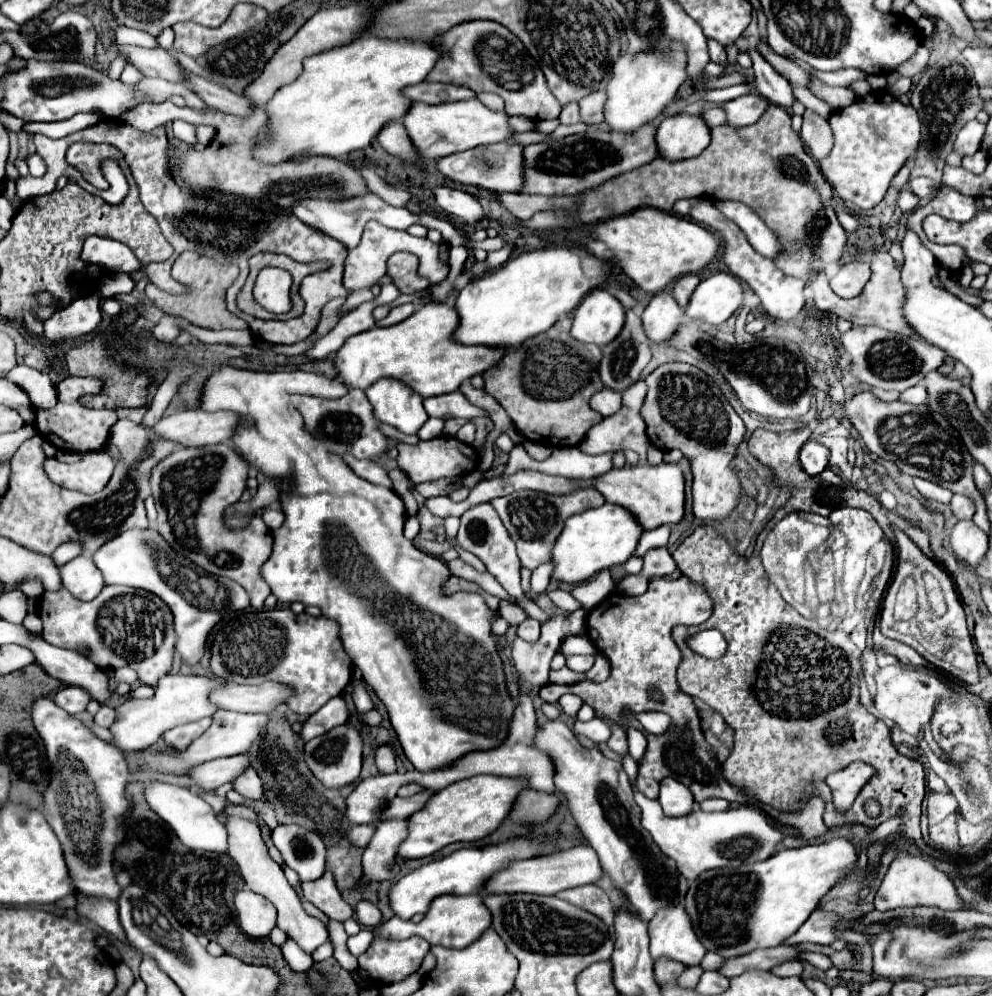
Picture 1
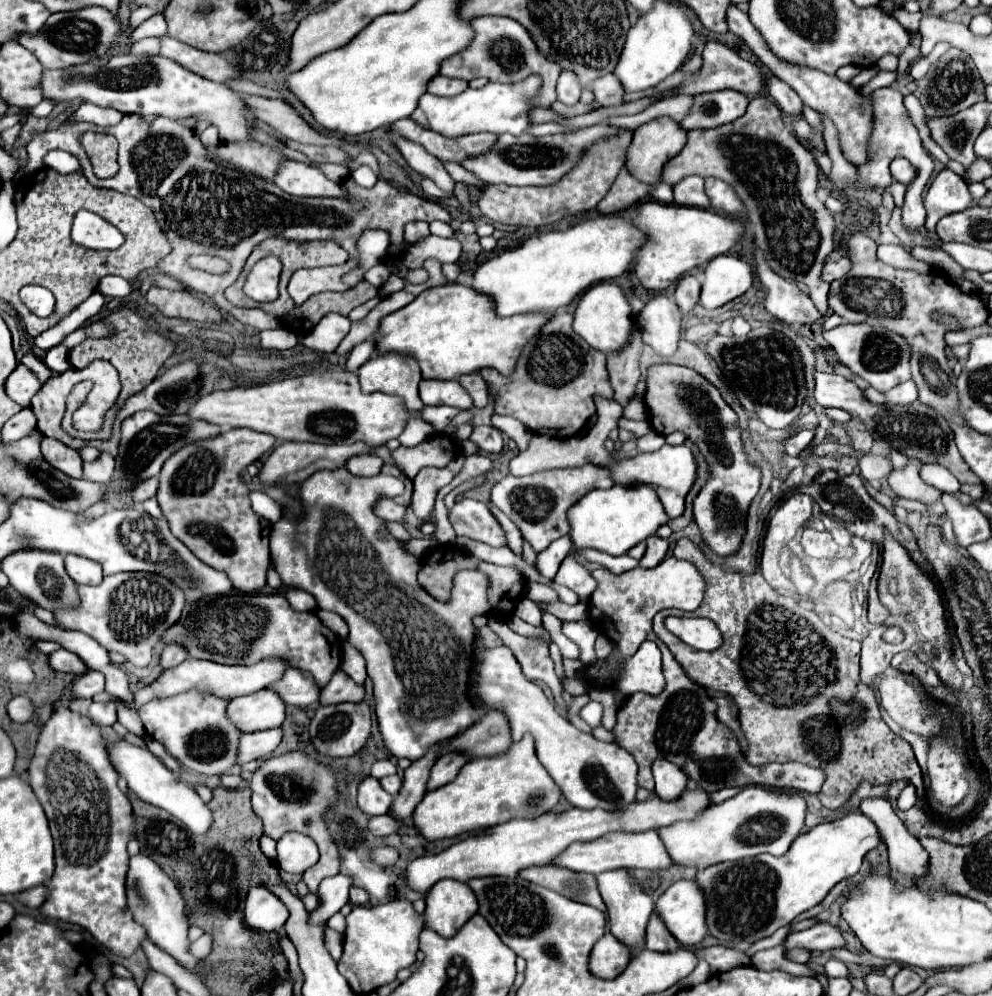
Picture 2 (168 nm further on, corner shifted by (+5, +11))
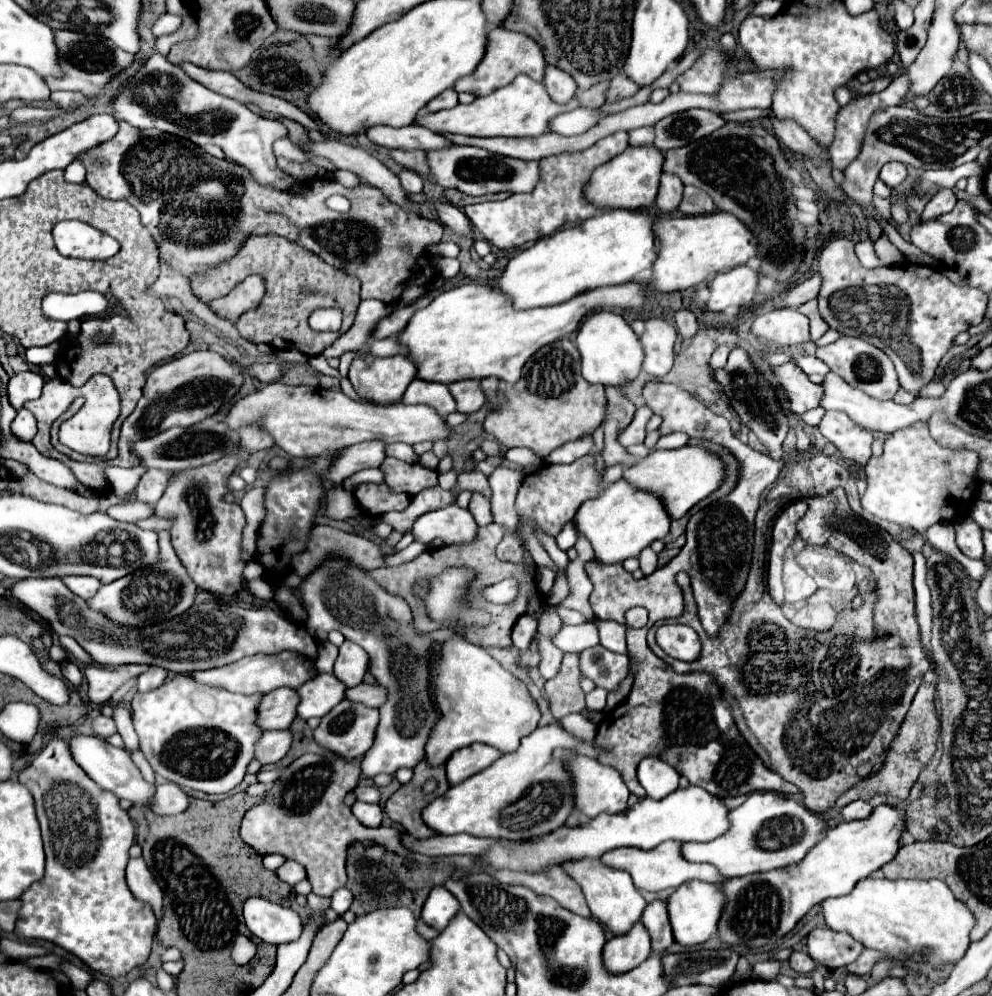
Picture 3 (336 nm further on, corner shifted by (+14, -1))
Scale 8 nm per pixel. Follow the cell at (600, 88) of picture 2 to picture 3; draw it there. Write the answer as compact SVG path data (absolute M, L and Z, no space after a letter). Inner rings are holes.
M619 74L617 78L611 80L611 88L607 92L607 102L615 102L627 96L633 96L641 86L637 86L635 82L629 82L629 78L625 78L625 74Z

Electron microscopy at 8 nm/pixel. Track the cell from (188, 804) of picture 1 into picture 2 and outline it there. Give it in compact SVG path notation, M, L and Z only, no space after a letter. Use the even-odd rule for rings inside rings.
M120 740L120 742L114 742L114 744L108 744L108 752L110 752L110 760L112 760L114 768L118 770L120 776L126 778L128 788L140 800L170 812L172 816L182 820L192 834L204 834L212 826L212 812L202 802L198 792L192 786L188 786L178 774L168 770L148 748L138 748L134 744L126 742L126 740Z

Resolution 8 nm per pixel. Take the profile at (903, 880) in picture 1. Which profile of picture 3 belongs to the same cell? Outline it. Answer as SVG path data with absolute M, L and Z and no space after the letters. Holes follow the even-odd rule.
M855 800L841 810L841 816L843 816L843 820L861 820L861 818L867 818L871 812L873 812L873 808L867 802Z

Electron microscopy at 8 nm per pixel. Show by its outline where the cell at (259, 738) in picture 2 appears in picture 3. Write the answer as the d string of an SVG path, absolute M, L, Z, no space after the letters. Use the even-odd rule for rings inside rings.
M267 730L257 744L255 758L261 760L263 764L279 762L289 752L291 742L293 742L291 730Z

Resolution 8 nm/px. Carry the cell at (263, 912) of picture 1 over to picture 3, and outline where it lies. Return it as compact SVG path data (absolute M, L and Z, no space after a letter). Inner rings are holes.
M261 896L245 902L243 916L253 936L275 946L295 942L303 930L303 920L295 910L273 904Z

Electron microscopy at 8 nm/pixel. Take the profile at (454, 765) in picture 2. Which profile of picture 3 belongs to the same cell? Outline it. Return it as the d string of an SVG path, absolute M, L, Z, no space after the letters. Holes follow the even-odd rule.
M471 744L471 746L465 746L457 752L453 752L453 756L447 760L449 784L455 786L455 784L467 780L471 774L485 770L499 756L501 756L501 752L497 752L489 744Z

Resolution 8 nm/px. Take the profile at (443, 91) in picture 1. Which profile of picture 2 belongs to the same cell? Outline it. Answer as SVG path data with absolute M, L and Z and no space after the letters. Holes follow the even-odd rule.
M436 74L428 82L428 92L436 94L436 96L456 96L456 94L464 92L466 88L468 88L468 82L464 82L460 78L448 78L442 74Z

